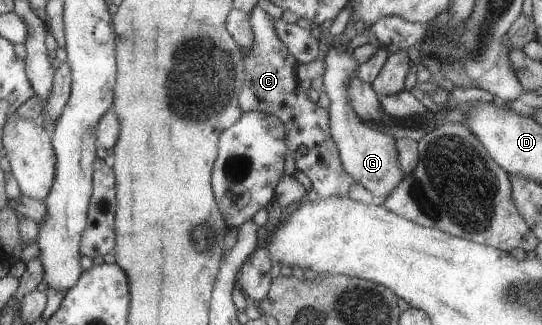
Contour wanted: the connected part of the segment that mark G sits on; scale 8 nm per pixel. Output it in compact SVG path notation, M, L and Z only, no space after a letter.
M339 34L330 39L325 56L325 73L322 76L323 88L330 99L328 110L330 129L336 142L343 168L380 201L384 201L404 179L394 136L382 132L374 125L365 122L355 111L349 96L349 85L357 75L359 61L354 57L346 43L351 41L346 35Z

